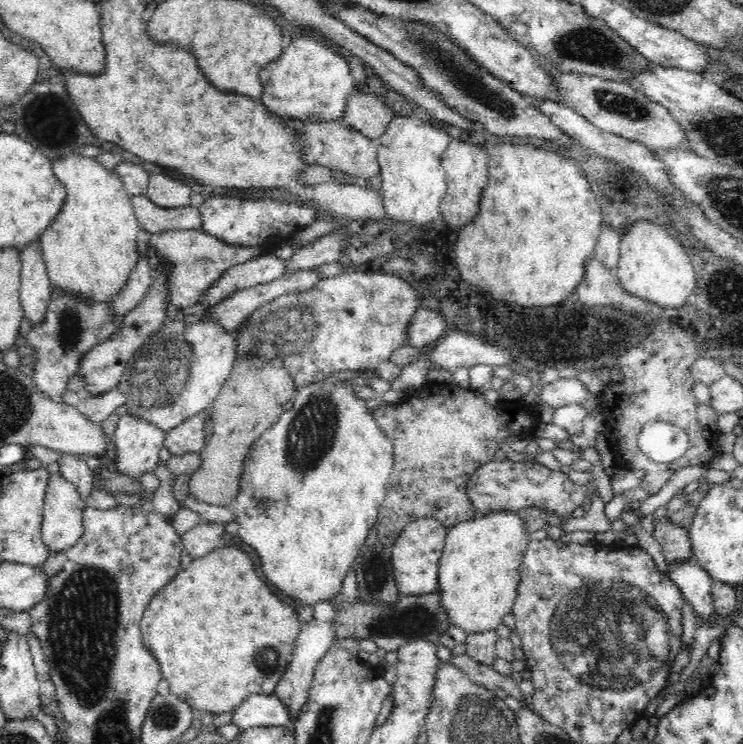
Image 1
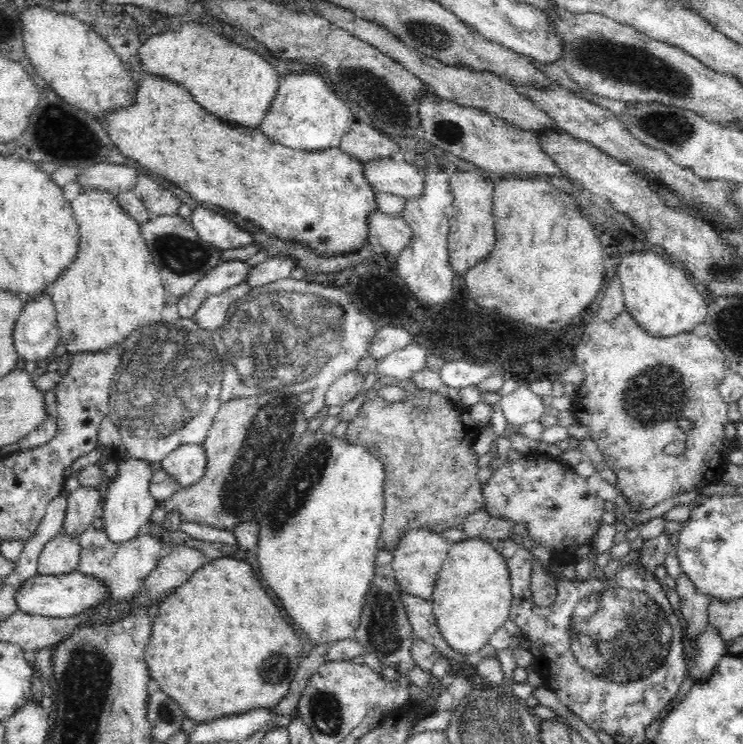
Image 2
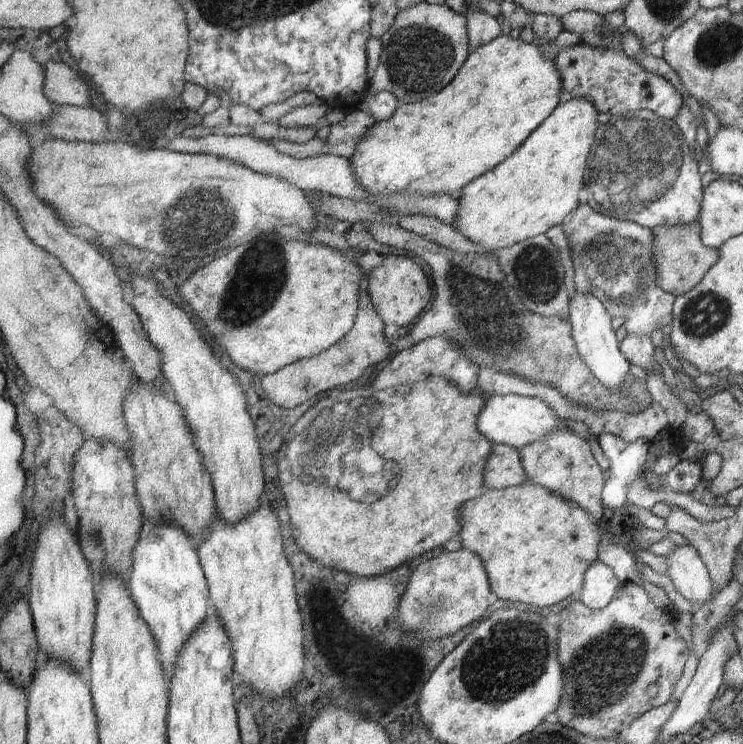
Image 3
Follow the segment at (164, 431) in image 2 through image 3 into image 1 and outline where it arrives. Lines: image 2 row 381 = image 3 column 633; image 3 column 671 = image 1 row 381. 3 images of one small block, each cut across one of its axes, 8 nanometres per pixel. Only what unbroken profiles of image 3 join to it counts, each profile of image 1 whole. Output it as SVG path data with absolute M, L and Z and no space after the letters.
M218 303L206 306L203 317L193 324L184 324L182 319L164 323L128 362L119 382L127 397L127 412L168 432L197 412L212 407L238 362L237 341L214 317L215 306Z

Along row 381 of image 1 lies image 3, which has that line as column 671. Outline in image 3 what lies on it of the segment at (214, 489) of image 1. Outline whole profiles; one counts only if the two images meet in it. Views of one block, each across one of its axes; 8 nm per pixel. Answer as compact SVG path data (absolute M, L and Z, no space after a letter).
M699 223L679 224L679 226L655 226L650 229L653 235L650 253L655 259L655 278L663 291L677 297L694 289L703 278L703 274L715 264L717 251L706 247L699 240Z

